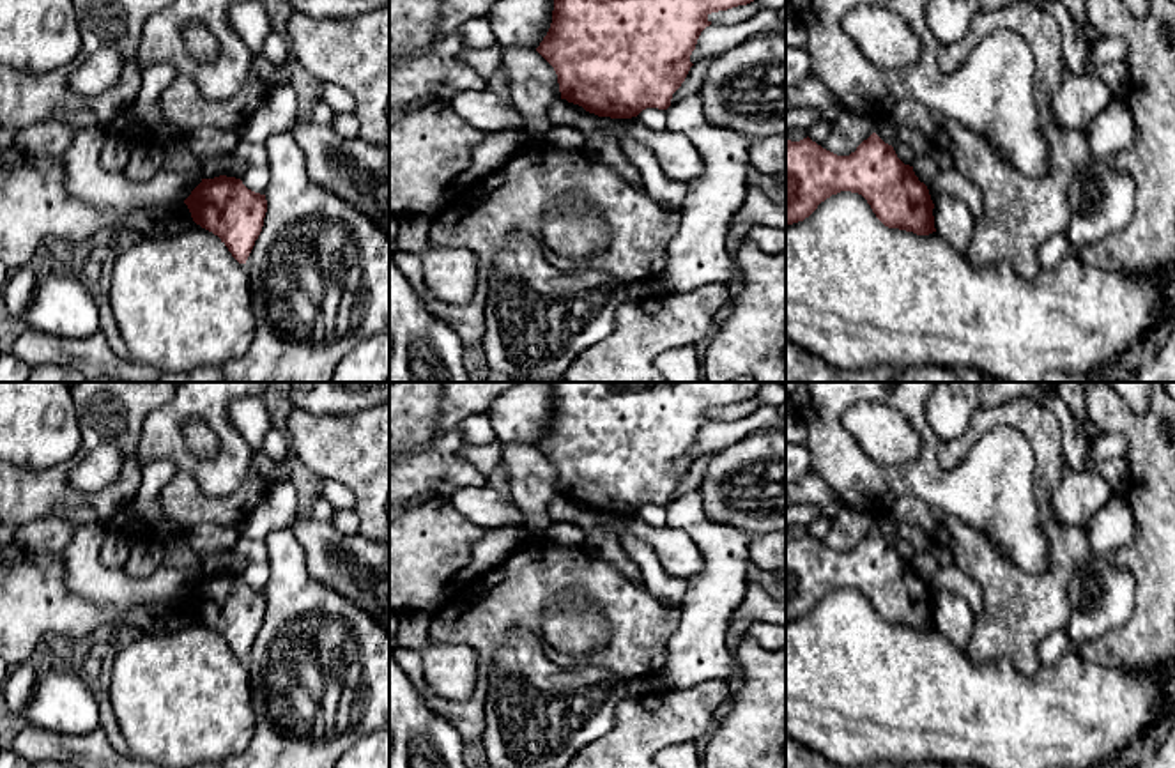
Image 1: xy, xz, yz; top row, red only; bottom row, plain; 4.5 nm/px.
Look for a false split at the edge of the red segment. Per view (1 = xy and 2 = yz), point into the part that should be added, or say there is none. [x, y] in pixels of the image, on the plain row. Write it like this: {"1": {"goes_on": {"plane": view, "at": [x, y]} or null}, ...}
{"1": {"goes_on": null}, "2": {"goes_on": null}}

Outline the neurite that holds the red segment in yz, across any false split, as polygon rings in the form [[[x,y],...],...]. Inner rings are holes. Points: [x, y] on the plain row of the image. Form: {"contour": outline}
{"contour": [[[876,529],[864,536],[849,552],[837,552],[809,533],[791,538],[786,533],[786,621],[809,614],[821,598],[841,588],[862,591],[876,614],[888,625],[929,632],[936,628],[929,586],[904,561],[892,541],[885,540]]]}

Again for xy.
{"contour": [[[219,572],[202,579],[184,596],[191,614],[212,628],[239,660],[246,660],[267,609],[265,591],[248,586],[241,575]]]}

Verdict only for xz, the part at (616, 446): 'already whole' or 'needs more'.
already whole

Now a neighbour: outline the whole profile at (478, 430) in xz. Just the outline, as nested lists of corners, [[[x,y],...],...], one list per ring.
[[[474,414],[460,423],[460,435],[465,444],[485,446],[495,441],[492,421],[487,414]]]

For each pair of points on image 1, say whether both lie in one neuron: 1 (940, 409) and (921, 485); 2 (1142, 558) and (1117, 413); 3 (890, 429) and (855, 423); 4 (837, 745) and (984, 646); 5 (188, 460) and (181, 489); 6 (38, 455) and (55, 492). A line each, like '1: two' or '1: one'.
1: two
2: one
3: one
4: two
5: two
6: two

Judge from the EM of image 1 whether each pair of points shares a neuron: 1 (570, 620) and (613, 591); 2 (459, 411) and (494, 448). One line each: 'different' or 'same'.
1: different
2: different

